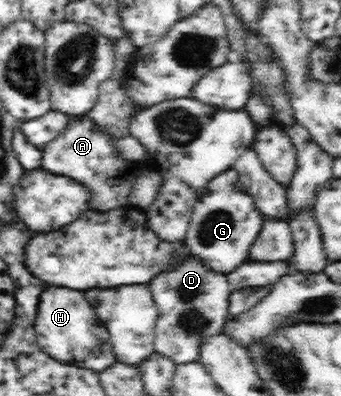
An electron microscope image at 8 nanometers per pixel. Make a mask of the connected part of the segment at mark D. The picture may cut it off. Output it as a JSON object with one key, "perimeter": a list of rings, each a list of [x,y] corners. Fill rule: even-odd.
{"perimeter":[[[178,239],[168,252],[164,270],[146,284],[157,306],[155,352],[167,355],[176,363],[199,361],[199,347],[204,338],[225,329],[230,293],[234,291],[227,273],[214,270],[196,256],[184,239]]]}

